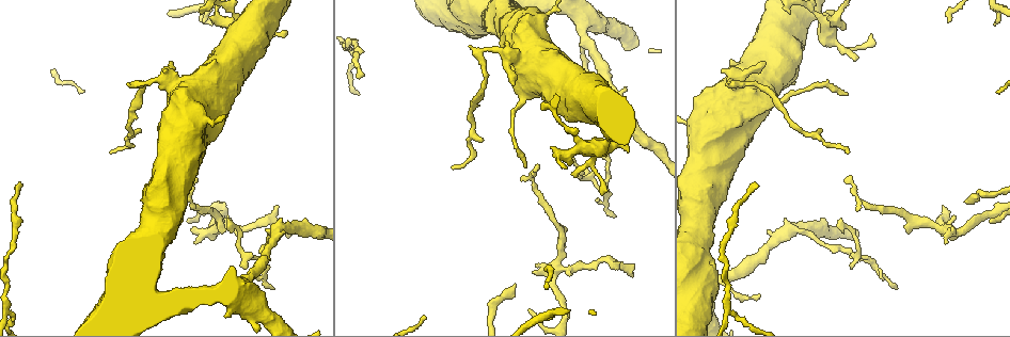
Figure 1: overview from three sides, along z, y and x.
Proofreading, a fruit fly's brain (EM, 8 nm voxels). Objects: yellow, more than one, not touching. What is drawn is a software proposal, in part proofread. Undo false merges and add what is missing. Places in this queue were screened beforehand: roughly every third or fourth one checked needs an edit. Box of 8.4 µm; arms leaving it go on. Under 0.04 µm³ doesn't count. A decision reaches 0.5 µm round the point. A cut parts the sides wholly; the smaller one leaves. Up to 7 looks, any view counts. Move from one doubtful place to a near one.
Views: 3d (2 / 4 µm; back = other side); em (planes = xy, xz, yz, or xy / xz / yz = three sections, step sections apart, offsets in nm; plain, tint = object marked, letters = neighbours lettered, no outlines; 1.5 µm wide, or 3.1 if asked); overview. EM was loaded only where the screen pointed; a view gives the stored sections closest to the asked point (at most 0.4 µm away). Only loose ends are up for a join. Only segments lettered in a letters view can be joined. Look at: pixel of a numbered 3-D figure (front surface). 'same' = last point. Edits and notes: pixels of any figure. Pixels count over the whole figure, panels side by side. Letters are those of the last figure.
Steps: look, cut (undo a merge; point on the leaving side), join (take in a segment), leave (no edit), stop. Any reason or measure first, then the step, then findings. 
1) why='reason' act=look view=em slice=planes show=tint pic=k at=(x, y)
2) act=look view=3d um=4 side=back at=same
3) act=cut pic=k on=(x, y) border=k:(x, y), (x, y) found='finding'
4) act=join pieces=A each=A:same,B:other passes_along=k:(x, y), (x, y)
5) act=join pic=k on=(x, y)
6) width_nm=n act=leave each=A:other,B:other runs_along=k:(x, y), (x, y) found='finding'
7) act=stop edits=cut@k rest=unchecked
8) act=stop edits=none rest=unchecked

why='an open end' act=look view=3d um=2 pic=1 at=(858, 209)

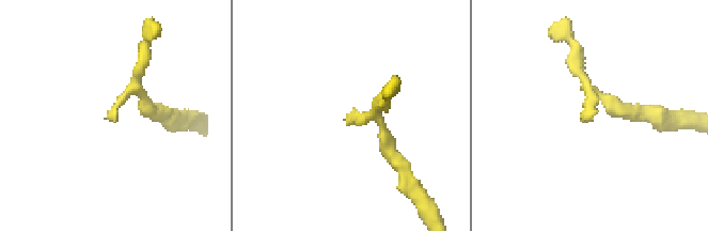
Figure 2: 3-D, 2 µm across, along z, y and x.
act=look view=em slice=xy step=8 show=tint pic=2 at=(108, 118)

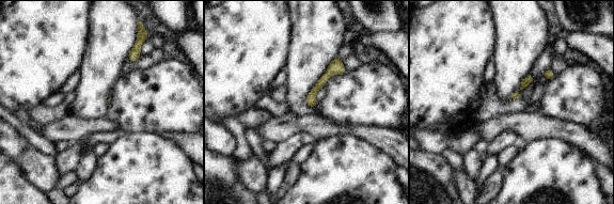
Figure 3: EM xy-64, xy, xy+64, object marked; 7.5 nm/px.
act=look view=em slice=planes show=letters at=same

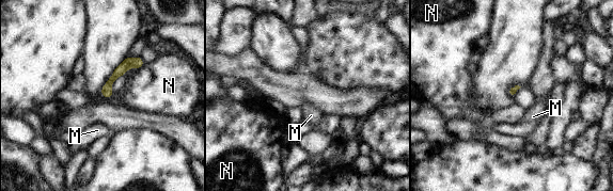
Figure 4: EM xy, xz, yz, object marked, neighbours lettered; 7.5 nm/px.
longest_contact=N:180nm act=leave each=M:other,N:other border=4:(144, 64), (129, 67), (124, 75) found='none of them fits'

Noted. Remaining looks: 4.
why='thin end' act=look view=em slice=planes show=letters pic=1 at=(525, 164)

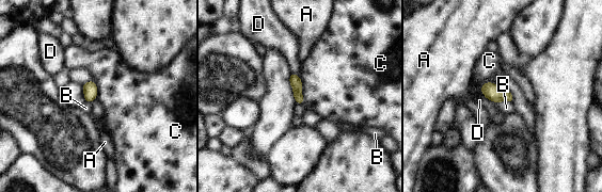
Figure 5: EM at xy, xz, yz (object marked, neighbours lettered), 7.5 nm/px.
width_nm=90 act=leave each=A:other,B:other,C:other,D:other border=5:(496, 83), (481, 85), (487, 98) found='none of them fits'

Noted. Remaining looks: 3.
why='free end' act=look view=em slice=planes show=letters pic=1 at=(631, 273)

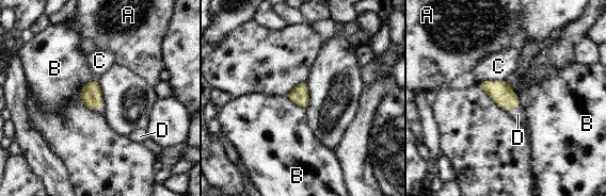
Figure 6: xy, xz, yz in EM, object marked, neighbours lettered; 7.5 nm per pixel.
width_nm=140 act=join pieces=D each=A:other,B:other,C:other,D:same passes_along=6:(500, 93), (514, 107), (517, 114) found='the neuron continues'

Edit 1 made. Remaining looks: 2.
act=stop edits=join@6 rest=unchecked

